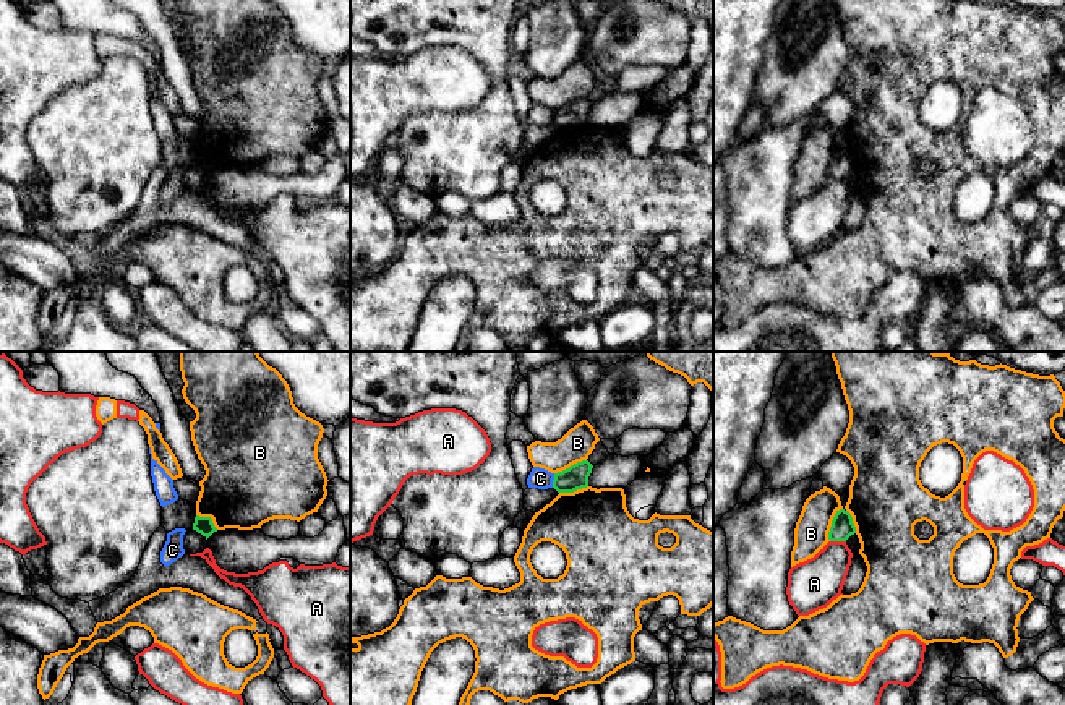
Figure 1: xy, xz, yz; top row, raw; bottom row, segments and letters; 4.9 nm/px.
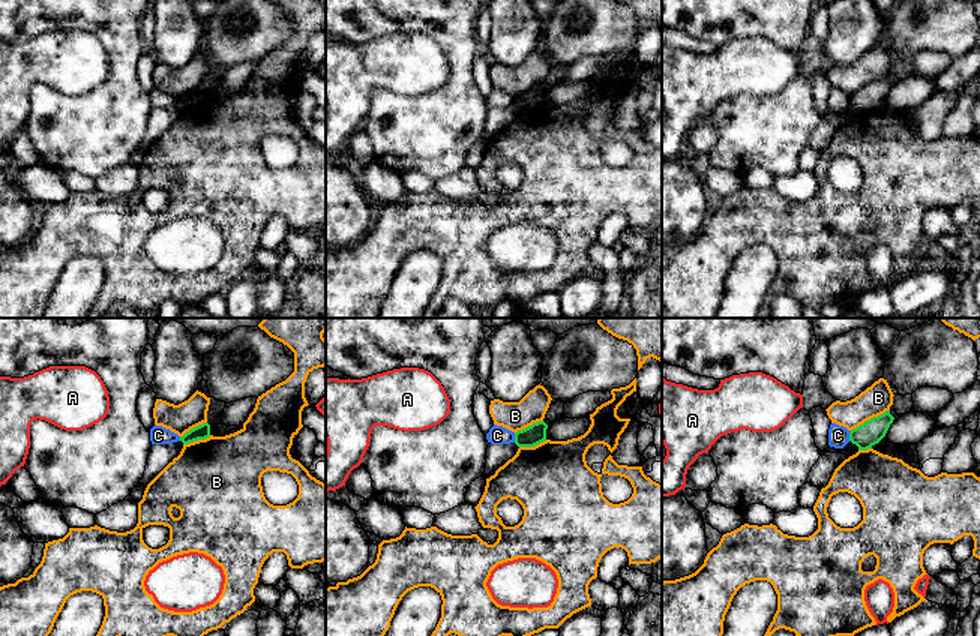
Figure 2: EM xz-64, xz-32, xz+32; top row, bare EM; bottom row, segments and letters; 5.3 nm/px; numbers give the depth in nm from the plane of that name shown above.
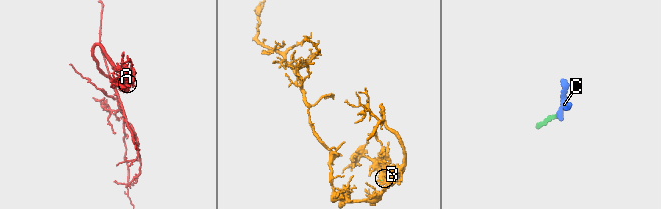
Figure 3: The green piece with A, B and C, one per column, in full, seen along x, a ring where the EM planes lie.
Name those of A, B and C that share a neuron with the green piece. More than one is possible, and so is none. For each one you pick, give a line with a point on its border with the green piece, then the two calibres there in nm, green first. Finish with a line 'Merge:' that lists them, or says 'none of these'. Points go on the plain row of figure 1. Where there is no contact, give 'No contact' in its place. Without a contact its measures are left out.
Merge: none of these

